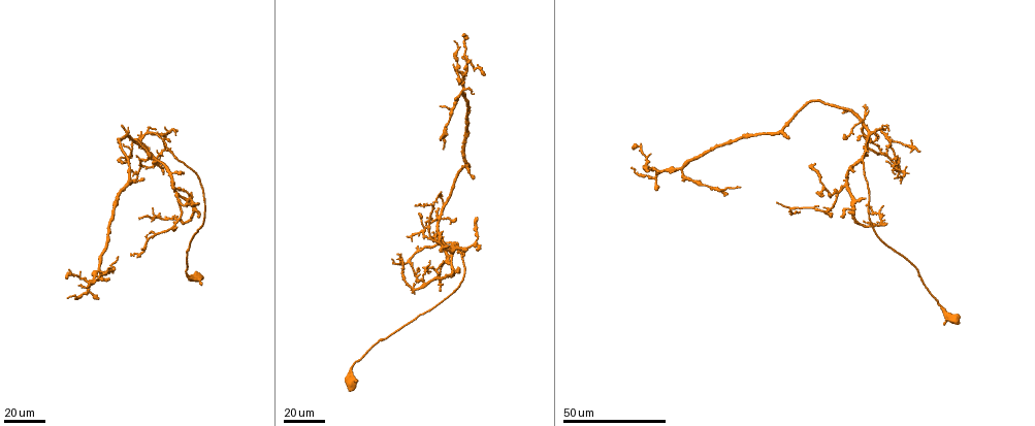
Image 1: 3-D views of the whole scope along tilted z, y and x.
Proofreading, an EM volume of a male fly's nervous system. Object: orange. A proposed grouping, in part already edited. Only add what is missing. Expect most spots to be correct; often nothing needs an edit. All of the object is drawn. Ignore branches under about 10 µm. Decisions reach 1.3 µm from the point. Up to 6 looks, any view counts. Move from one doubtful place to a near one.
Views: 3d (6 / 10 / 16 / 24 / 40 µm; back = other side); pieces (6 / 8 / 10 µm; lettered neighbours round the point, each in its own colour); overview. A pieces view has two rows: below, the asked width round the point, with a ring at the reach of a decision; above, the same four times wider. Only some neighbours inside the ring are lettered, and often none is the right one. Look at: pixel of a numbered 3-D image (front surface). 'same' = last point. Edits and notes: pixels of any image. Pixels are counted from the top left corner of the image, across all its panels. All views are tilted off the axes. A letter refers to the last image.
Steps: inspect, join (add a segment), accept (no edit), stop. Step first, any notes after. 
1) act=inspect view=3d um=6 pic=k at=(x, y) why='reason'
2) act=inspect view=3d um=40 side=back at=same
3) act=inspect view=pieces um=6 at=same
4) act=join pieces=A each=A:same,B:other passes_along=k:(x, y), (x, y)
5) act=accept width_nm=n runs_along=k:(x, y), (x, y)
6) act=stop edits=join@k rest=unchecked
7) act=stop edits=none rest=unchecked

act=inspect view=3d um=40 pic=1 at=(439, 274) why='tapers out'

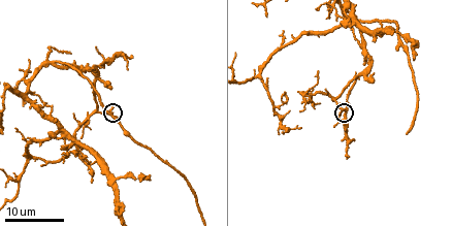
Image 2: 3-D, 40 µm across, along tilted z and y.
act=inspect view=pieces um=8 pic=2 at=(114, 107)

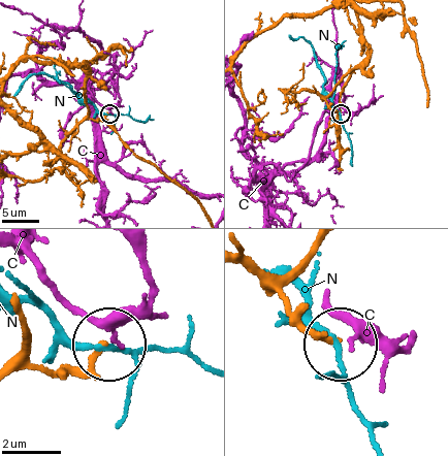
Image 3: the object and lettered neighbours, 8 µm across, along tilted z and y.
act=accept each=C:other,N:other runs_along=3:(358, 24), (364, 59), (337, 84), (326, 98), (340, 111) found='no lettered segment goes on from it'

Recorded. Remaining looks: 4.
act=inspect view=3d um=16 pic=2 at=(70, 51)

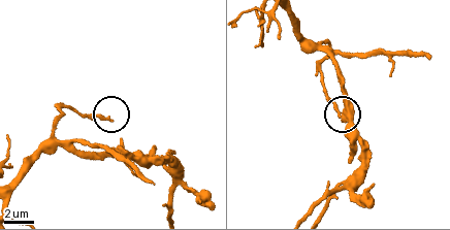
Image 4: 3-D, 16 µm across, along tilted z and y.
act=inspect view=pieces um=8 pic=4 at=(339, 113)

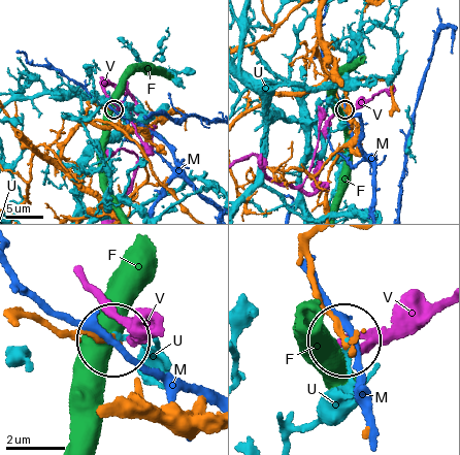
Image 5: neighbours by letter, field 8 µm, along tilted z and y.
act=accept each=F:other,M:other,U:other,V:other runs_along=5:(19, 319), (30, 315), (70, 333), (107, 336) found='no lettered segment goes on from it'

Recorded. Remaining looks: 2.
act=inspect view=3d um=24 pic=1 at=(434, 233) why='branch stops here'

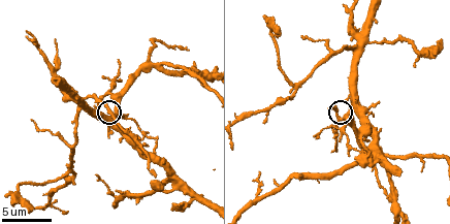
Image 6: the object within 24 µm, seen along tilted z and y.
act=inspect view=pieces um=8 pic=6 at=(329, 109)

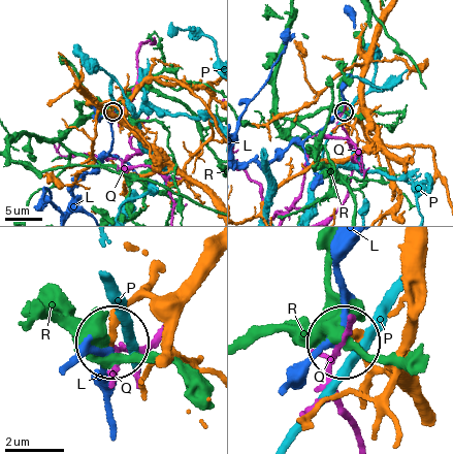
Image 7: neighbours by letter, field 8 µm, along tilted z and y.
act=accept each=L:other,P:other,Q:other,R:other found='none of them fits'

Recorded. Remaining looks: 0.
act=stop edits=none rest=unchecked

